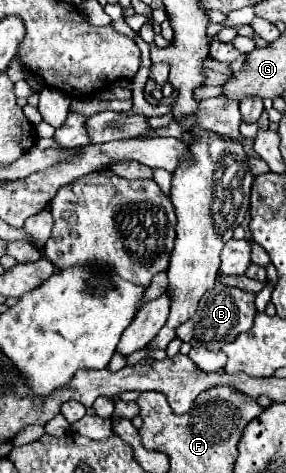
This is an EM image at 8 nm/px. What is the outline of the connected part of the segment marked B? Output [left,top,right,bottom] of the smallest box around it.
[177,284,257,350]

